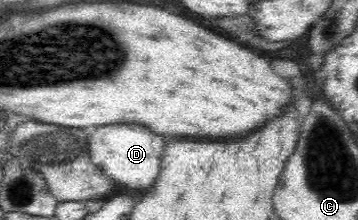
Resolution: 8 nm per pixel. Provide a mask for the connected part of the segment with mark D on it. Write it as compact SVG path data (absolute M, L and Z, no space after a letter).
M117 124L95 128L95 132L89 136L87 152L93 164L106 177L123 184L126 188L137 188L139 192L143 192L151 189L159 176L163 148L163 138L153 134L151 130L135 124Z

